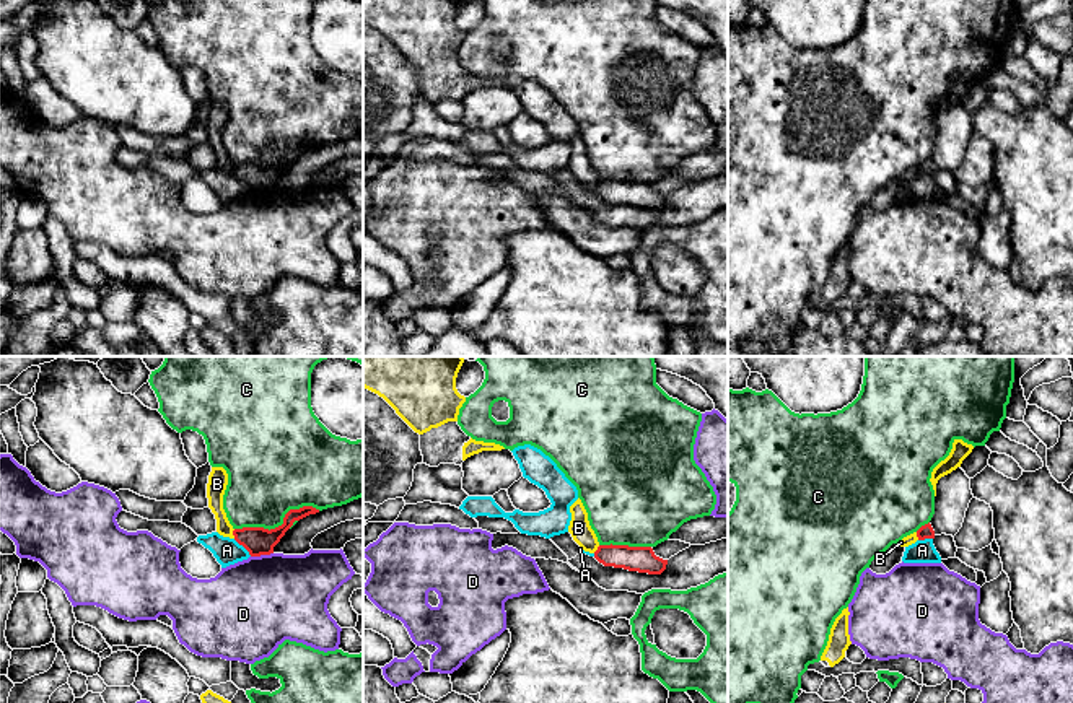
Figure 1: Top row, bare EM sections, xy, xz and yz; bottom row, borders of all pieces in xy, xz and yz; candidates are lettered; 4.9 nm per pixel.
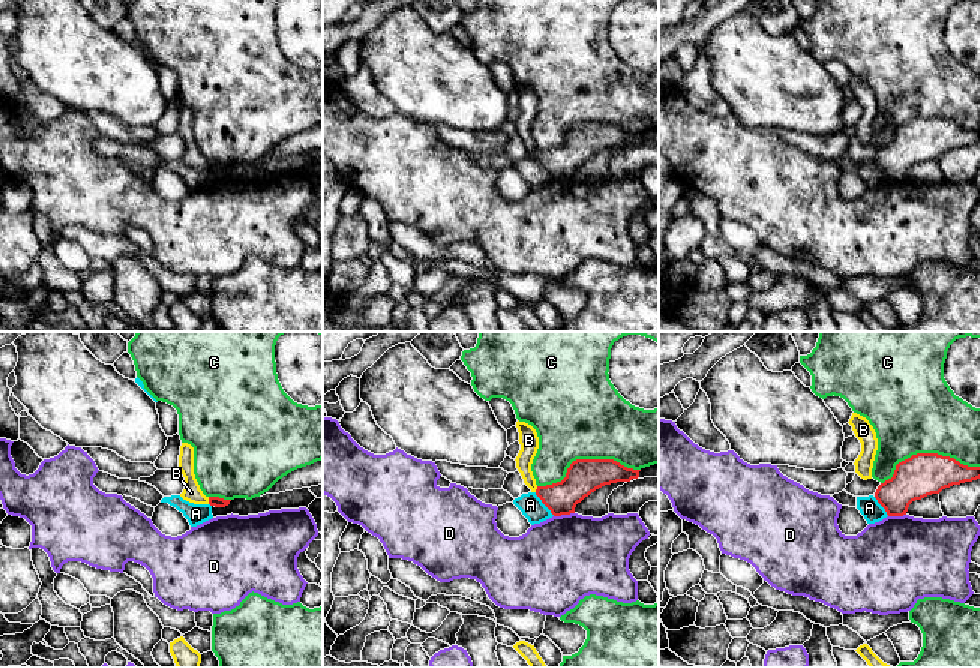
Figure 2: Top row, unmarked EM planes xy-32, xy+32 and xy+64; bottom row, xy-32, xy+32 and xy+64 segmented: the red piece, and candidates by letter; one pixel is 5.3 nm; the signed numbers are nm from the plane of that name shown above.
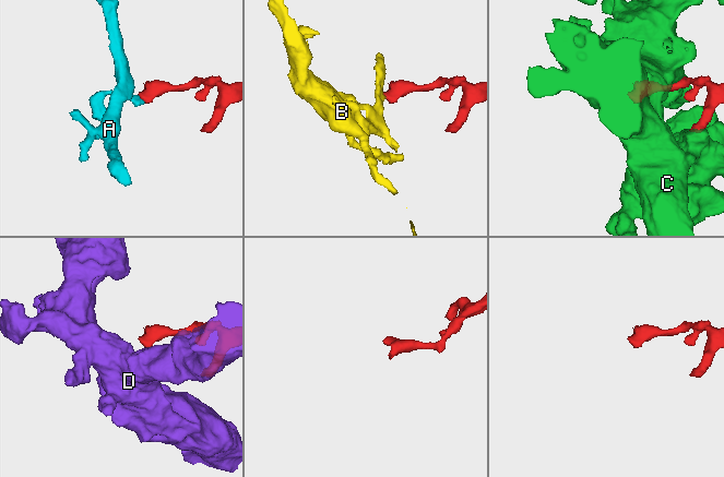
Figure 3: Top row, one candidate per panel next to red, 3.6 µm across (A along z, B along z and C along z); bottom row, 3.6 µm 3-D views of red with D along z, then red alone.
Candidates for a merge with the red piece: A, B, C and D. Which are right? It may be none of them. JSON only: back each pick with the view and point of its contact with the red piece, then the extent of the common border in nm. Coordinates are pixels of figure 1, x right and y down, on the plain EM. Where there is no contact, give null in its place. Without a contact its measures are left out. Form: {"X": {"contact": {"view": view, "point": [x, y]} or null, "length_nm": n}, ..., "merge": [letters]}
{"merge": []}

